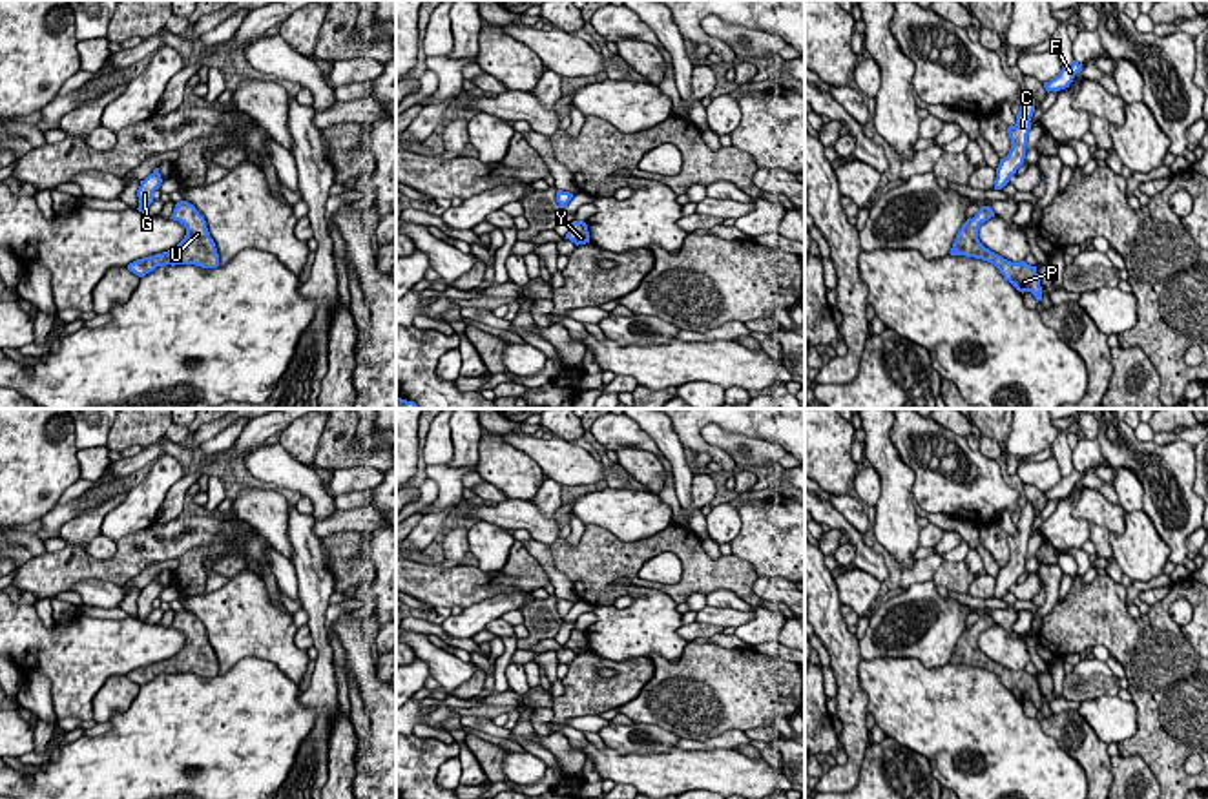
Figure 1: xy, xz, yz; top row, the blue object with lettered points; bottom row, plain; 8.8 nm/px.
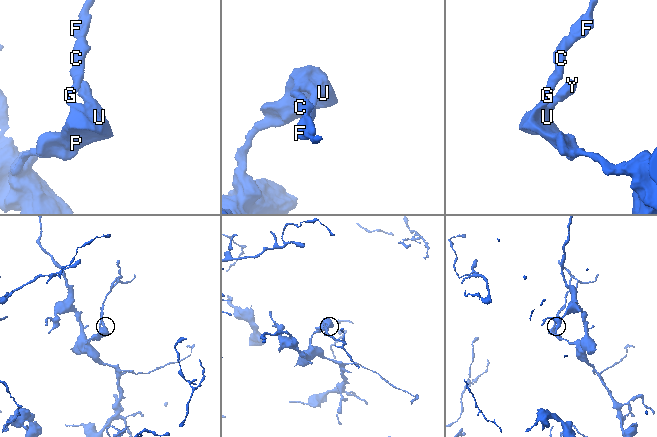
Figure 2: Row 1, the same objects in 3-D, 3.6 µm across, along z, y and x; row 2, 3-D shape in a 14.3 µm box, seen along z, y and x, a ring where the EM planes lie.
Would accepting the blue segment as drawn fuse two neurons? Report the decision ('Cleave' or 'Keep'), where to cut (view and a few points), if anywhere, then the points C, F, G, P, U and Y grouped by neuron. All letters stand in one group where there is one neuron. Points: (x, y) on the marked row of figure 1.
Keep. No split. Groups: C F G P U Y

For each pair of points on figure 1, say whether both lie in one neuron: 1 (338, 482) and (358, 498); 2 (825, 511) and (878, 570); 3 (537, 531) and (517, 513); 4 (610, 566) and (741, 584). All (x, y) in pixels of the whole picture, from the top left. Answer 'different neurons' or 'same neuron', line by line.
1: different neurons
2: same neuron
3: same neuron
4: same neuron

